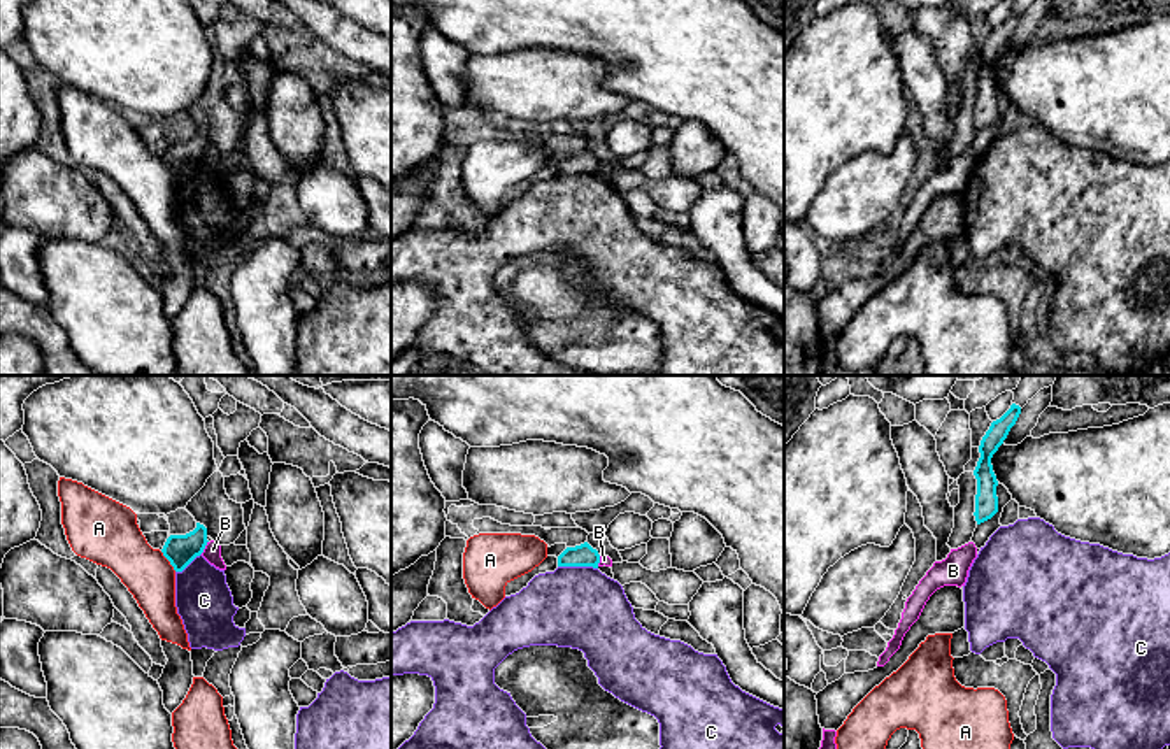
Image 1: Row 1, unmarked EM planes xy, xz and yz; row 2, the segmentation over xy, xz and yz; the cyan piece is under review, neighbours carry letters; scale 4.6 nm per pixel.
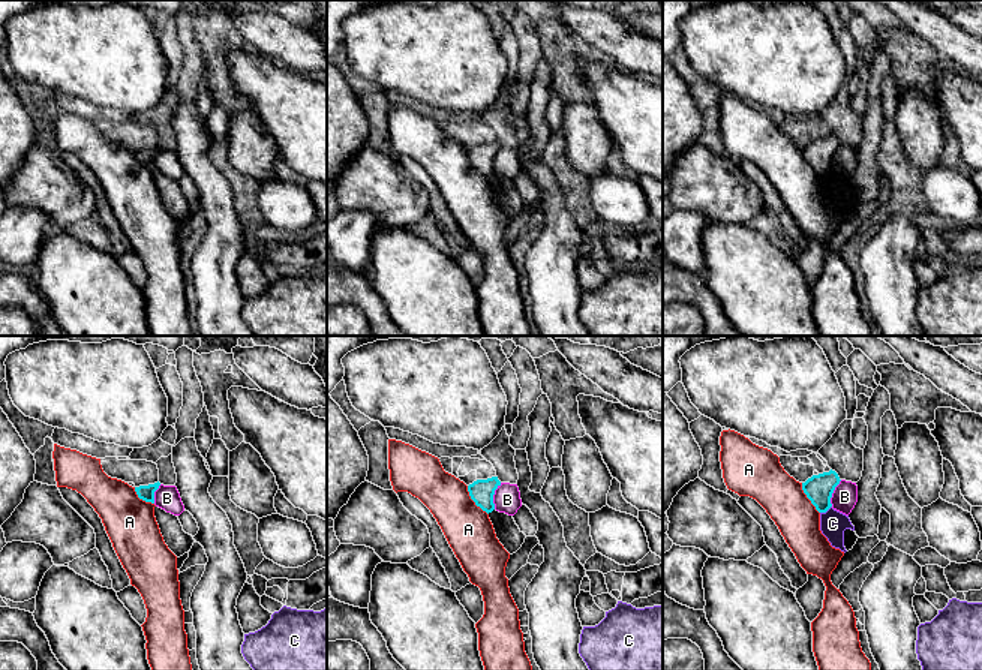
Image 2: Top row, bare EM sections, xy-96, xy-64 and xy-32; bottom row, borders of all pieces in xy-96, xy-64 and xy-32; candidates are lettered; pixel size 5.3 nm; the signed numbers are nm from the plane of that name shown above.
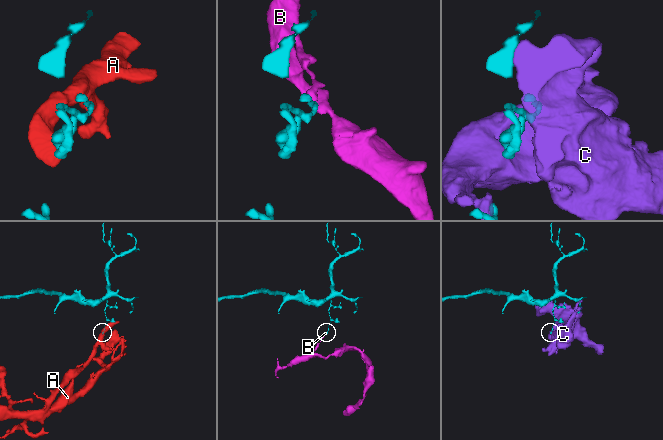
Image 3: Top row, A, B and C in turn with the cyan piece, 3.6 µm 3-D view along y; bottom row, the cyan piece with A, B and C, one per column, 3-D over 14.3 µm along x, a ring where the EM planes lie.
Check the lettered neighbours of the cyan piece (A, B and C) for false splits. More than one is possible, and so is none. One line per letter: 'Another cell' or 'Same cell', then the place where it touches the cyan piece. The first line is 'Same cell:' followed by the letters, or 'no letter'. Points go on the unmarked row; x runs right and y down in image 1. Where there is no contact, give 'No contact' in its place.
Same cell: no letter
A: Another cell. Touches cyan at xy (169, 167)
B: Another cell. Touches cyan at xy (204, 155)
C: Another cell. Touches cyan at xz (577, 172)

